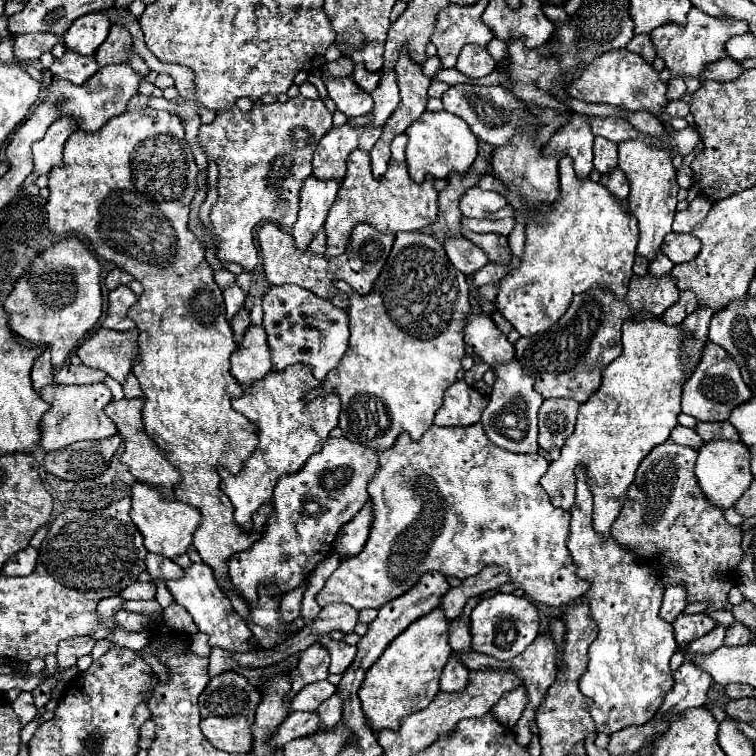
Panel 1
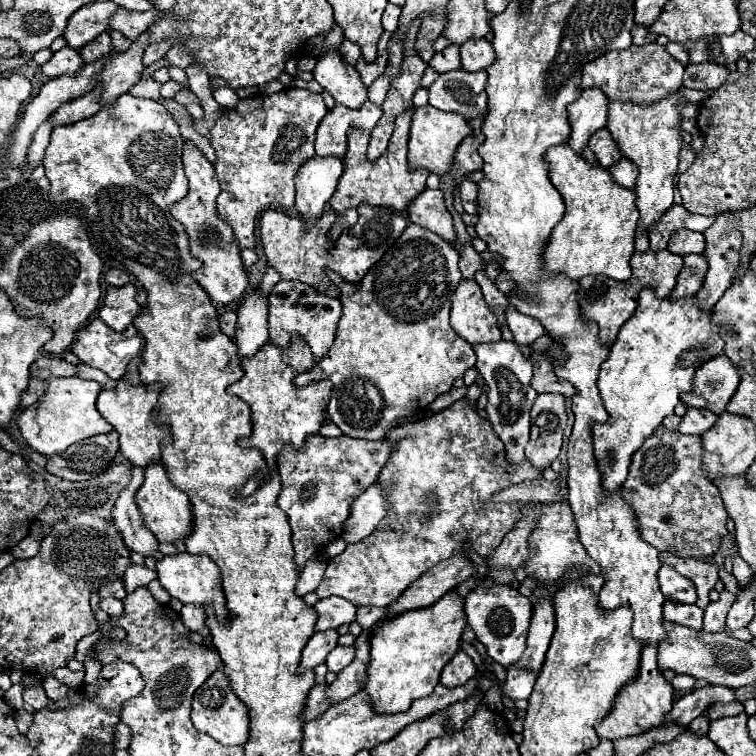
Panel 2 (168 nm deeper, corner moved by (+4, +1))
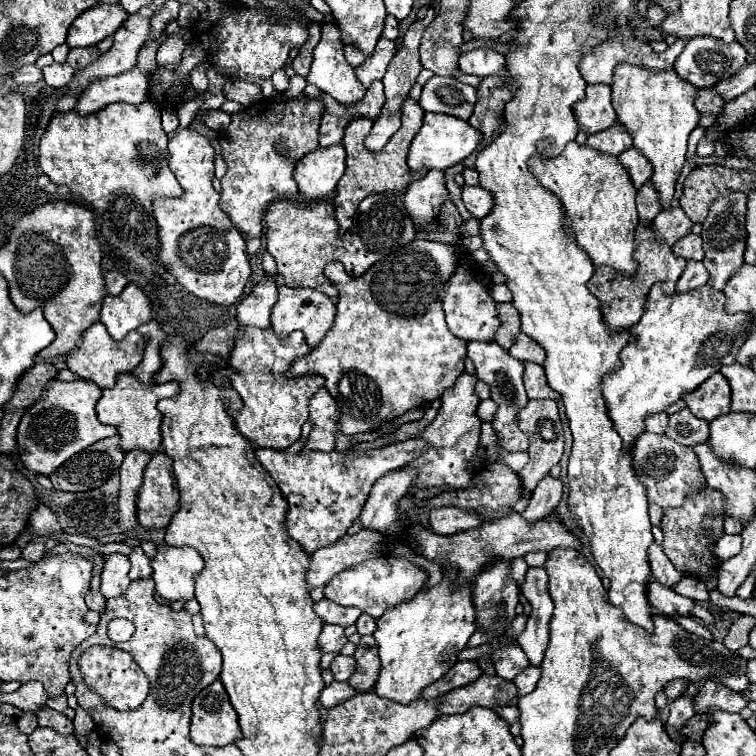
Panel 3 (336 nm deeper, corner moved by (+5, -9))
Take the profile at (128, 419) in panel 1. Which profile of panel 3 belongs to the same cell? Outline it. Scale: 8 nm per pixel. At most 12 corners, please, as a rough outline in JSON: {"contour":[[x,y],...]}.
{"contour":[[117,376],[97,402],[103,424],[117,426],[123,452],[157,454],[157,402],[177,382],[143,384]]}

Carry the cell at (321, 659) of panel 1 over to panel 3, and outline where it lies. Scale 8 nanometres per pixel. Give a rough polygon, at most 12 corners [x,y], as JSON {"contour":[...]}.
{"contour":[[325,624],[319,636],[321,652],[341,652],[345,628]]}

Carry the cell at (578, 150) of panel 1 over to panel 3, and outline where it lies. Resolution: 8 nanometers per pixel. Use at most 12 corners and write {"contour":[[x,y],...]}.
{"contour":[[591,84],[575,104],[575,118],[587,132],[615,124],[611,86]]}

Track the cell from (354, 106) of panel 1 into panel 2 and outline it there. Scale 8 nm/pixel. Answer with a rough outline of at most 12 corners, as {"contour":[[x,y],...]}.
{"contour":[[338,52],[316,62],[314,80],[342,106],[368,100],[354,66]]}

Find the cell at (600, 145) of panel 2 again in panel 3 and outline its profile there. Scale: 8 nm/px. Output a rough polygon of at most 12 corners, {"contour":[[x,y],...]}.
{"contour":[[615,122],[587,144],[599,152],[619,156],[633,146],[633,138]]}

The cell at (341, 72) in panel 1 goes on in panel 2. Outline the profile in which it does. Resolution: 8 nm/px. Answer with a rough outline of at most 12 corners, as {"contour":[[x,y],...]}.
{"contour":[[344,40],[338,52],[342,60],[354,66],[360,48]]}

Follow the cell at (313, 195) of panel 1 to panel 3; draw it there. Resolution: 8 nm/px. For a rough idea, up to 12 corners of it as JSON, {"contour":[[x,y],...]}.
{"contour":[[343,144],[317,148],[295,166],[305,202],[333,194],[345,172]]}

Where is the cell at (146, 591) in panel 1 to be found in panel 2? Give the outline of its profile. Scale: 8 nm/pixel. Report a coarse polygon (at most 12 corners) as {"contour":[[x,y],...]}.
{"contour":[[130,564],[122,582],[126,592],[148,586],[156,572]]}

